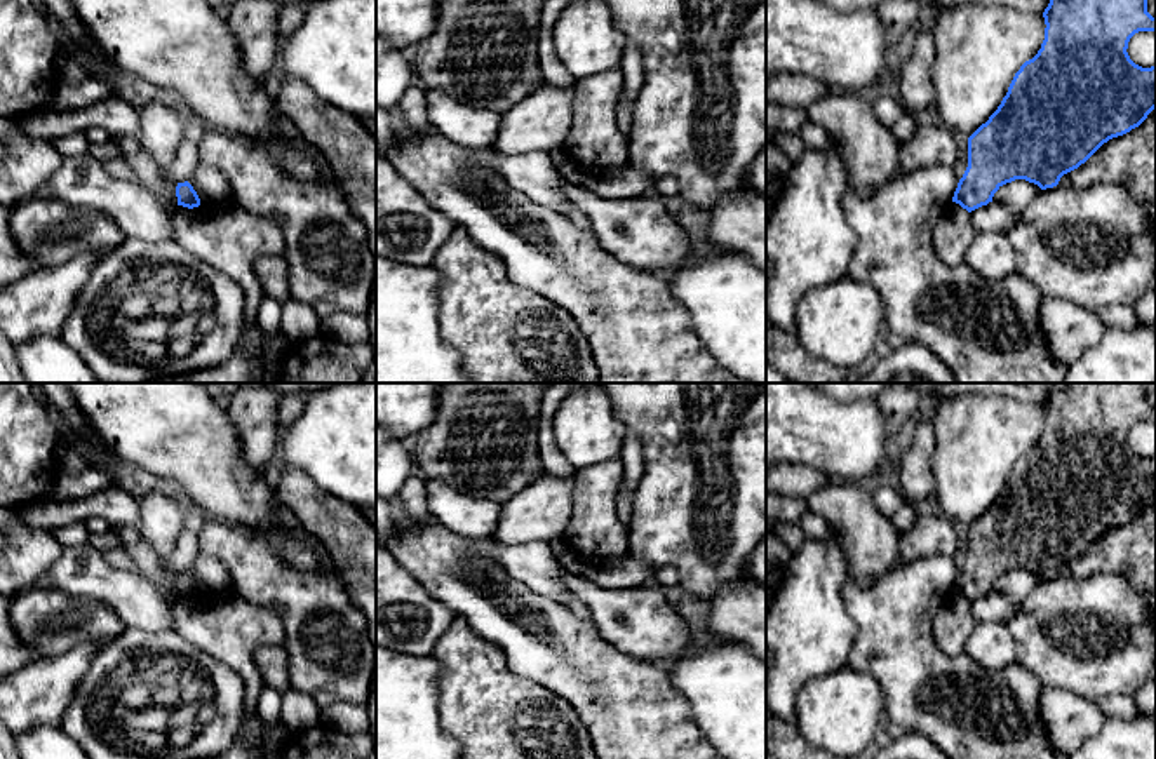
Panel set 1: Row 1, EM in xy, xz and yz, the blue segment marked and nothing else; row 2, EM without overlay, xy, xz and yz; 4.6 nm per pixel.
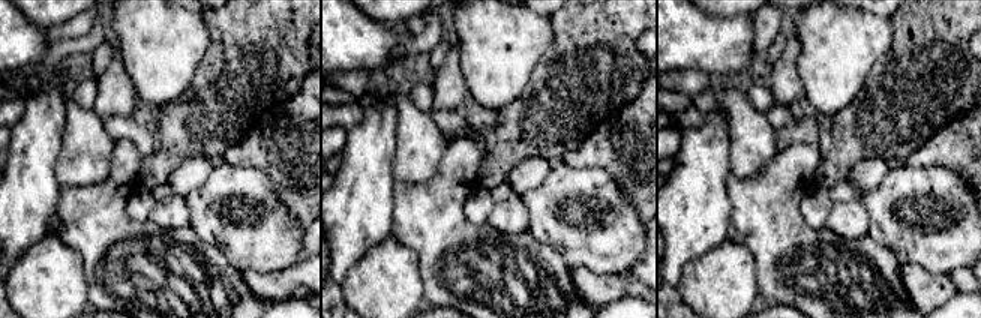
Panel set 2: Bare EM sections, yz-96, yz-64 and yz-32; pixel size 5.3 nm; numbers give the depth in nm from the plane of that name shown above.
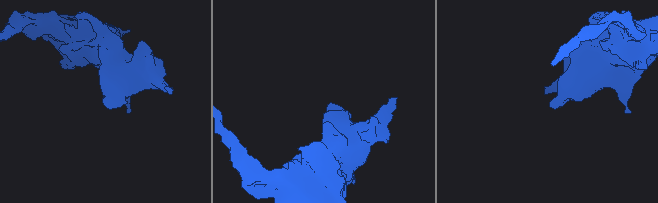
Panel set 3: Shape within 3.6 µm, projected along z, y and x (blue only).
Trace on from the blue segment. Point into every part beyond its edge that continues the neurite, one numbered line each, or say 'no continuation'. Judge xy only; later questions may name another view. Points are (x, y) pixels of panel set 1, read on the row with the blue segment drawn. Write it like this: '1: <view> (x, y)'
no continuation

